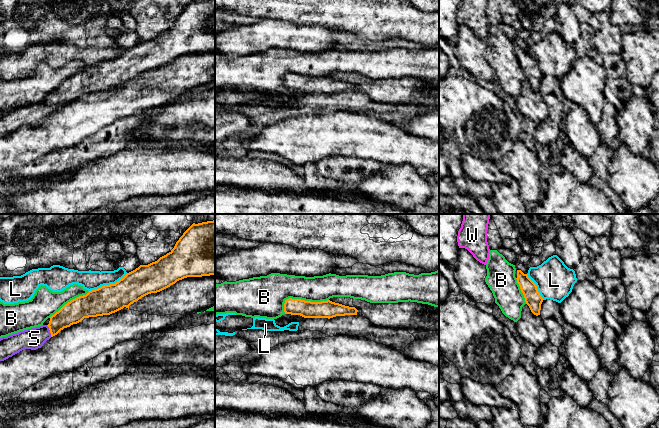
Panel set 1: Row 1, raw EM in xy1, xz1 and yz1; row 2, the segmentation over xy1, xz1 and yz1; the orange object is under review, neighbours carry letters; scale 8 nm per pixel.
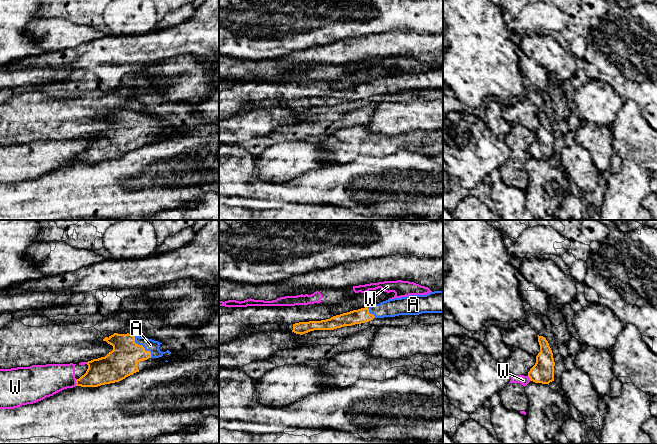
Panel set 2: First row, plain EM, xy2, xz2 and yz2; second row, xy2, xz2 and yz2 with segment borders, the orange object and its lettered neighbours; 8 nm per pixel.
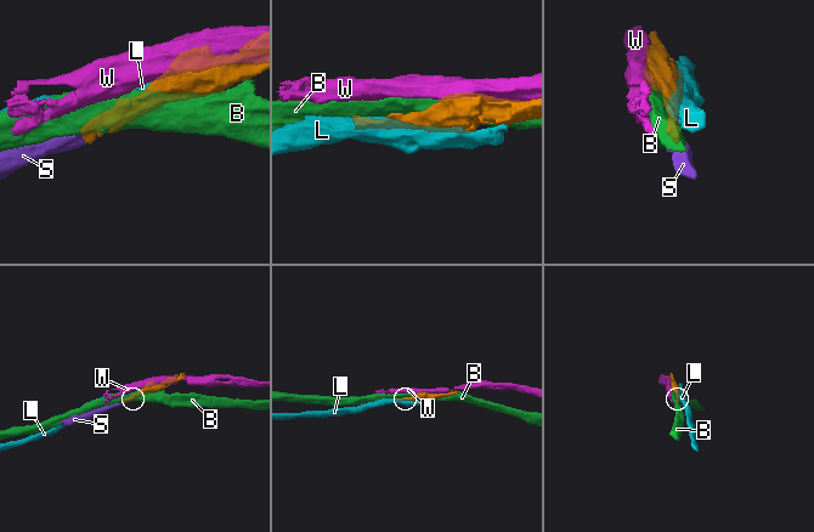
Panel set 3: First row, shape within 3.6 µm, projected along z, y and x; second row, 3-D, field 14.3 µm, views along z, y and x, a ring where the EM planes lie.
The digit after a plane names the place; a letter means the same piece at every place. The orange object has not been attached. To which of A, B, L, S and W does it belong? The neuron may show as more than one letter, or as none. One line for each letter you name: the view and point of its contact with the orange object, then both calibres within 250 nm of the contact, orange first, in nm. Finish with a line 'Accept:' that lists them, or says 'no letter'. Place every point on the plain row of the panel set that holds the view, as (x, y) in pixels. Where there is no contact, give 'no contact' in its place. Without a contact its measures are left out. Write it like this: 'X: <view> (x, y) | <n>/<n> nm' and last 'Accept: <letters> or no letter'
A: xy2 (142, 122) | 240/100 nm
S: xy1 (50, 107) | 180/170 nm
Accept: A, S

